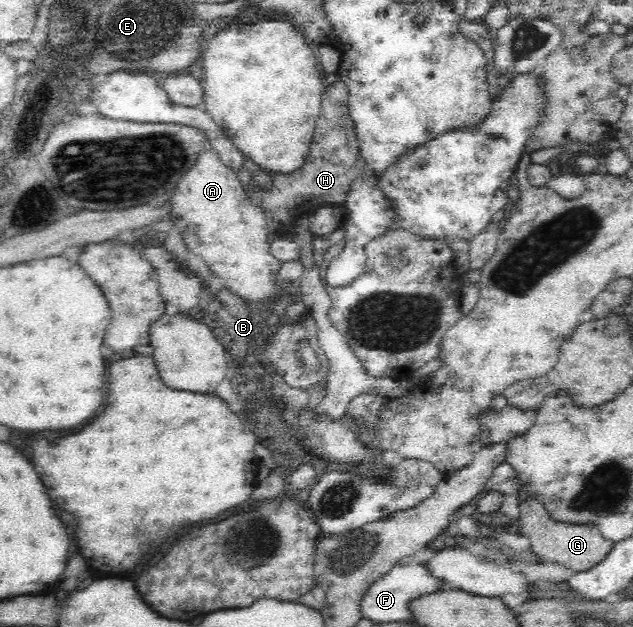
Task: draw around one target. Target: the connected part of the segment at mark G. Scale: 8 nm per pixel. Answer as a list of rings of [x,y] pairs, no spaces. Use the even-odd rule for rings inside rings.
[[[529,498],[519,506],[519,522],[524,528],[522,534],[531,539],[531,551],[538,555],[541,562],[555,562],[574,572],[587,571],[587,568],[599,563],[614,545],[611,541],[605,540],[594,525],[560,522],[553,519],[538,499]]]

